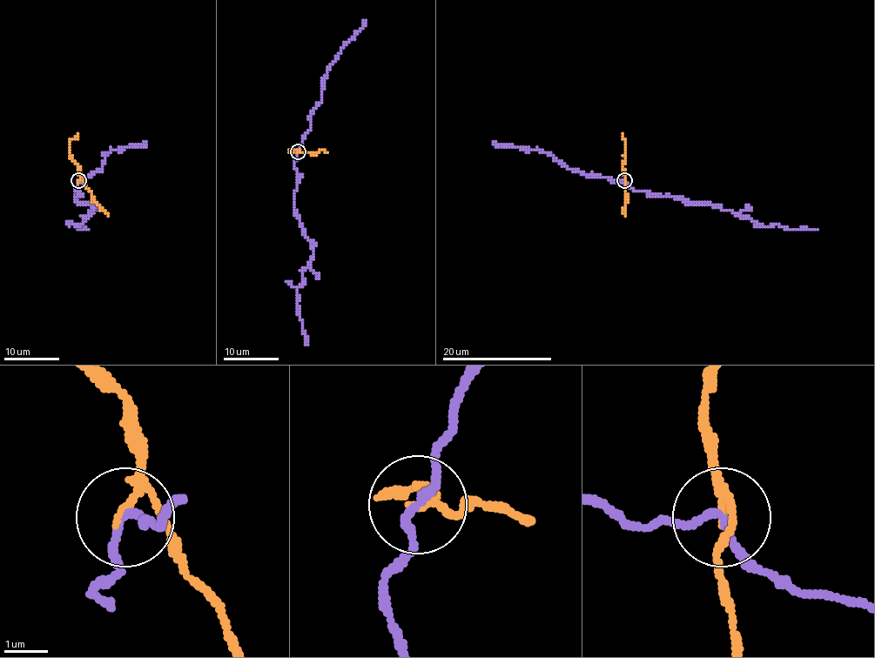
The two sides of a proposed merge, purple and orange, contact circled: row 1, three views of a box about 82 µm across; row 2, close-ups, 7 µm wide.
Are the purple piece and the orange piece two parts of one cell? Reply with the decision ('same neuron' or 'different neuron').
different neuron

